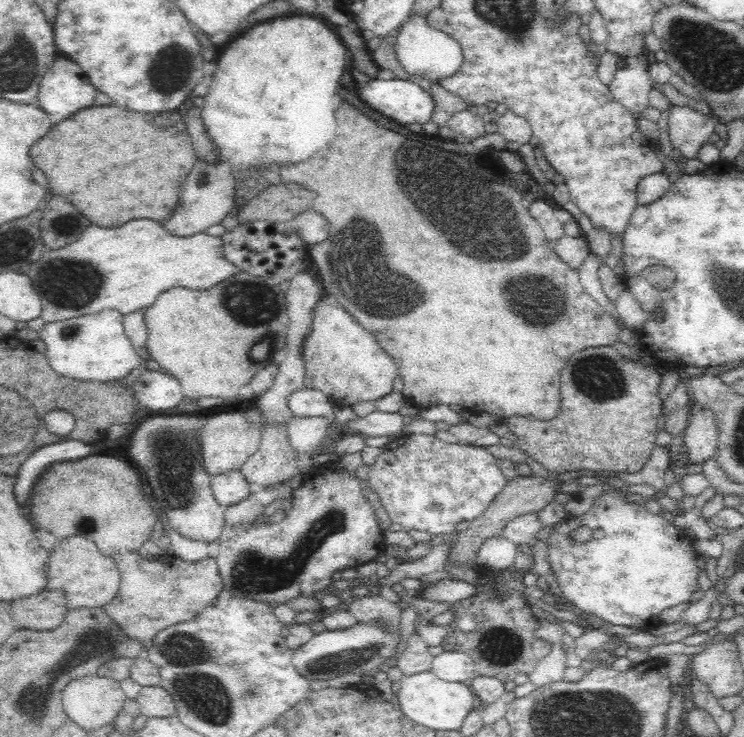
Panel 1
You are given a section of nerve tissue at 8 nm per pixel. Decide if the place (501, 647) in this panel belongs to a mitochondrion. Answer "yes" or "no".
yes

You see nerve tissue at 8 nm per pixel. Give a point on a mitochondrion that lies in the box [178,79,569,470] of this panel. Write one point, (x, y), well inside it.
(438, 186)

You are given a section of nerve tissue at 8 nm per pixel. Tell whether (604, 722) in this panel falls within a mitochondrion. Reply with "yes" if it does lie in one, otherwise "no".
yes

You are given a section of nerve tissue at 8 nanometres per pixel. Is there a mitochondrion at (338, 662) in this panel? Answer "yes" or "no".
yes

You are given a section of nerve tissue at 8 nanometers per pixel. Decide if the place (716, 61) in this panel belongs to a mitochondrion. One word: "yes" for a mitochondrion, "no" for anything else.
yes

